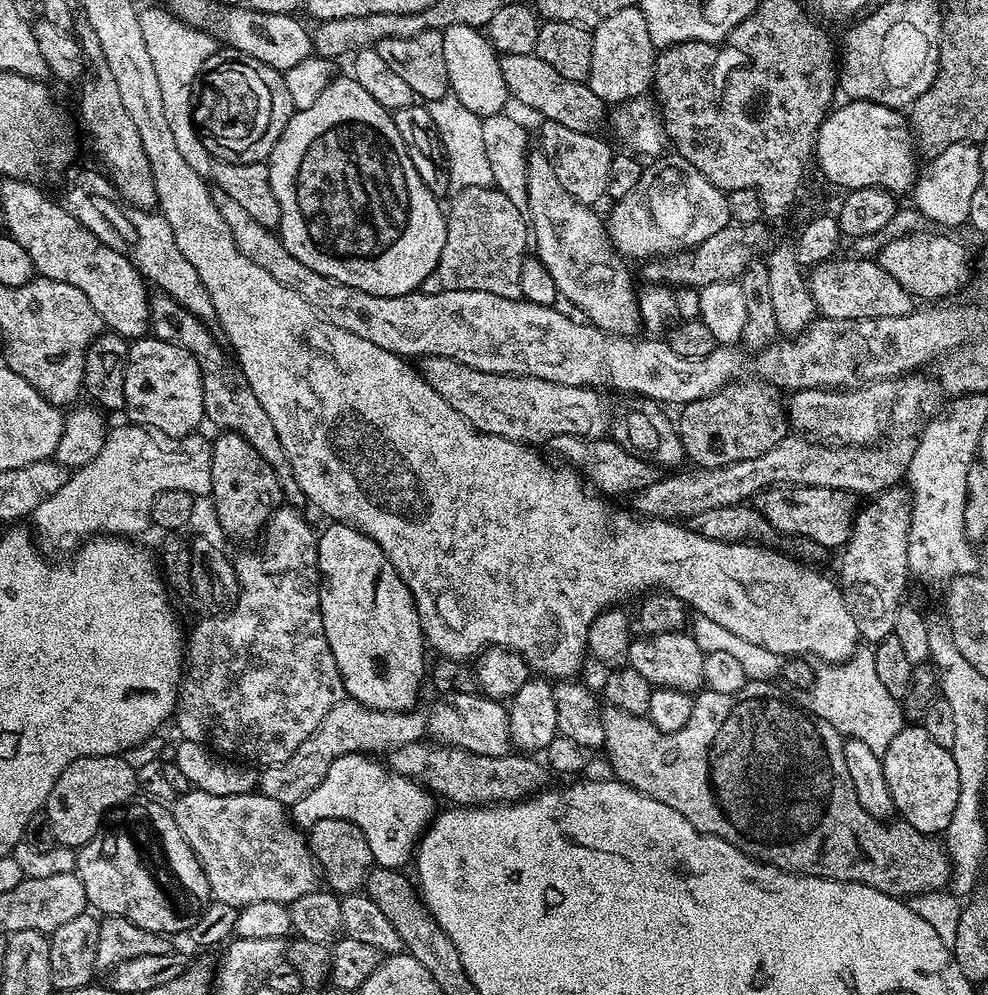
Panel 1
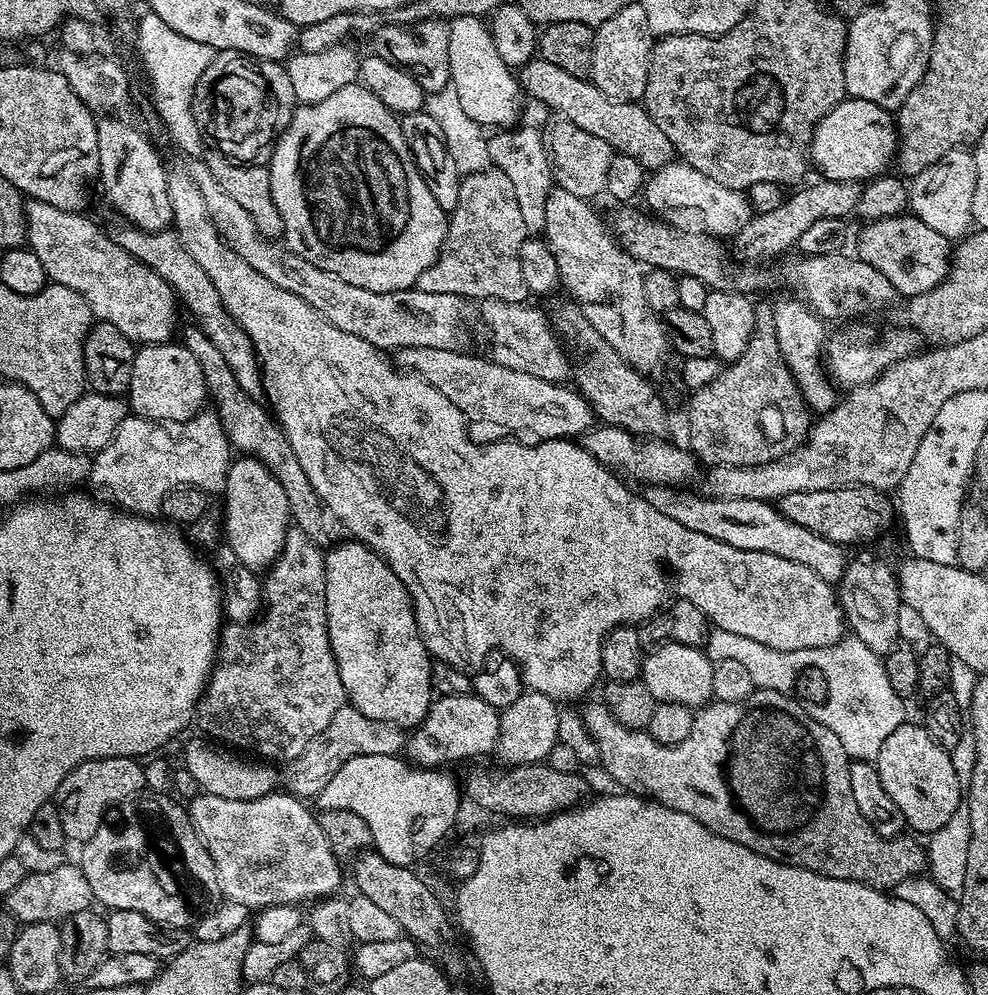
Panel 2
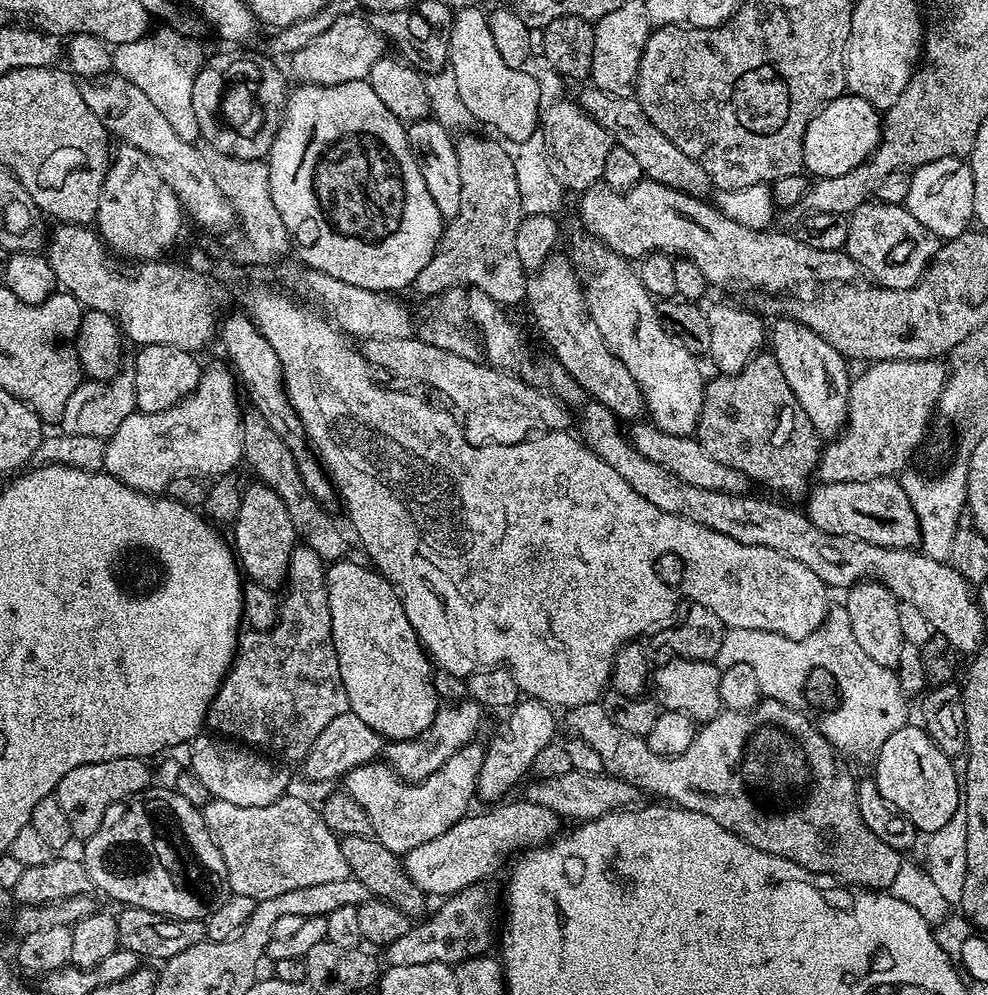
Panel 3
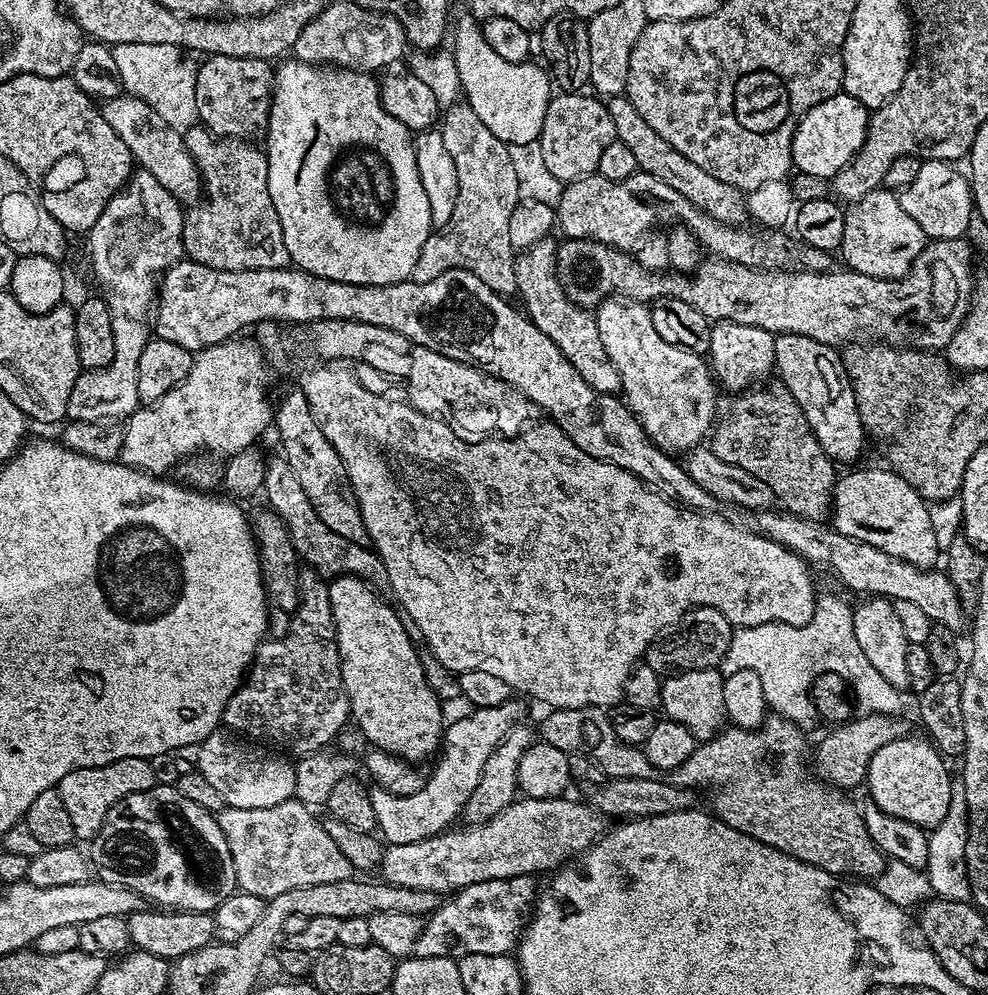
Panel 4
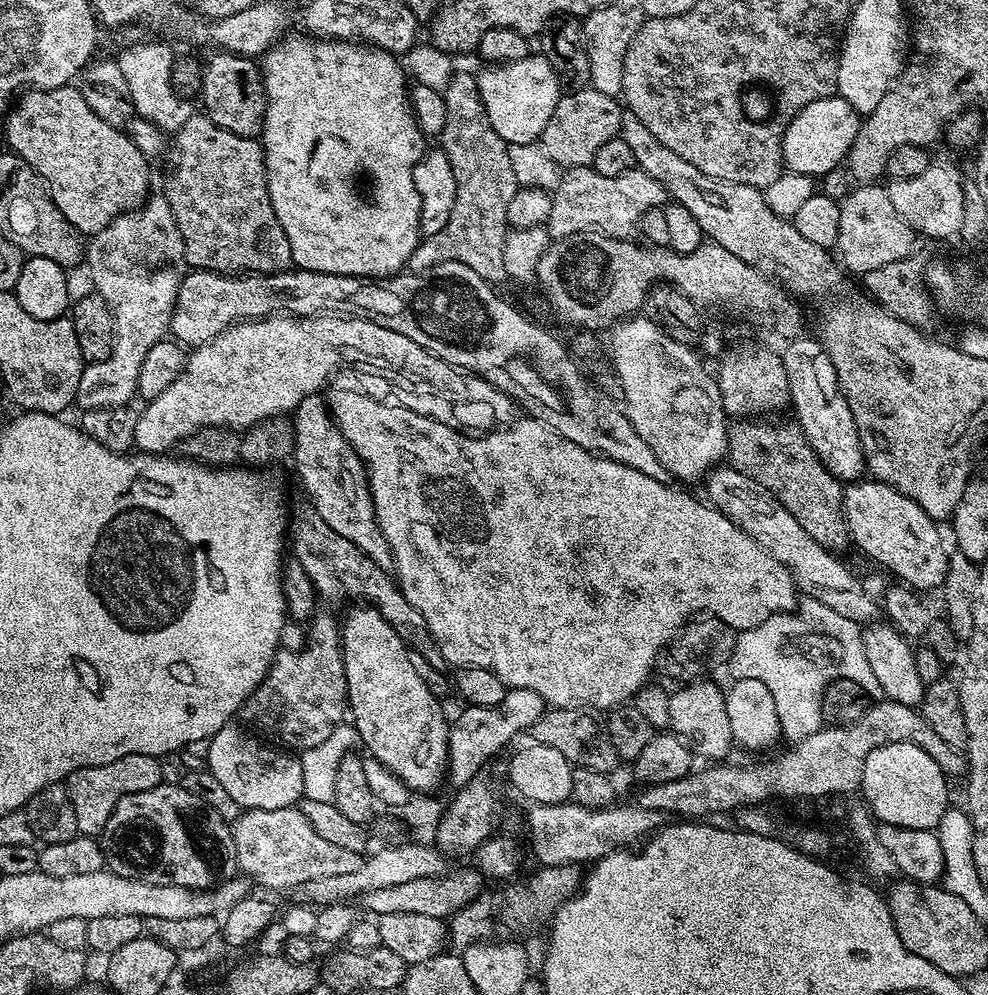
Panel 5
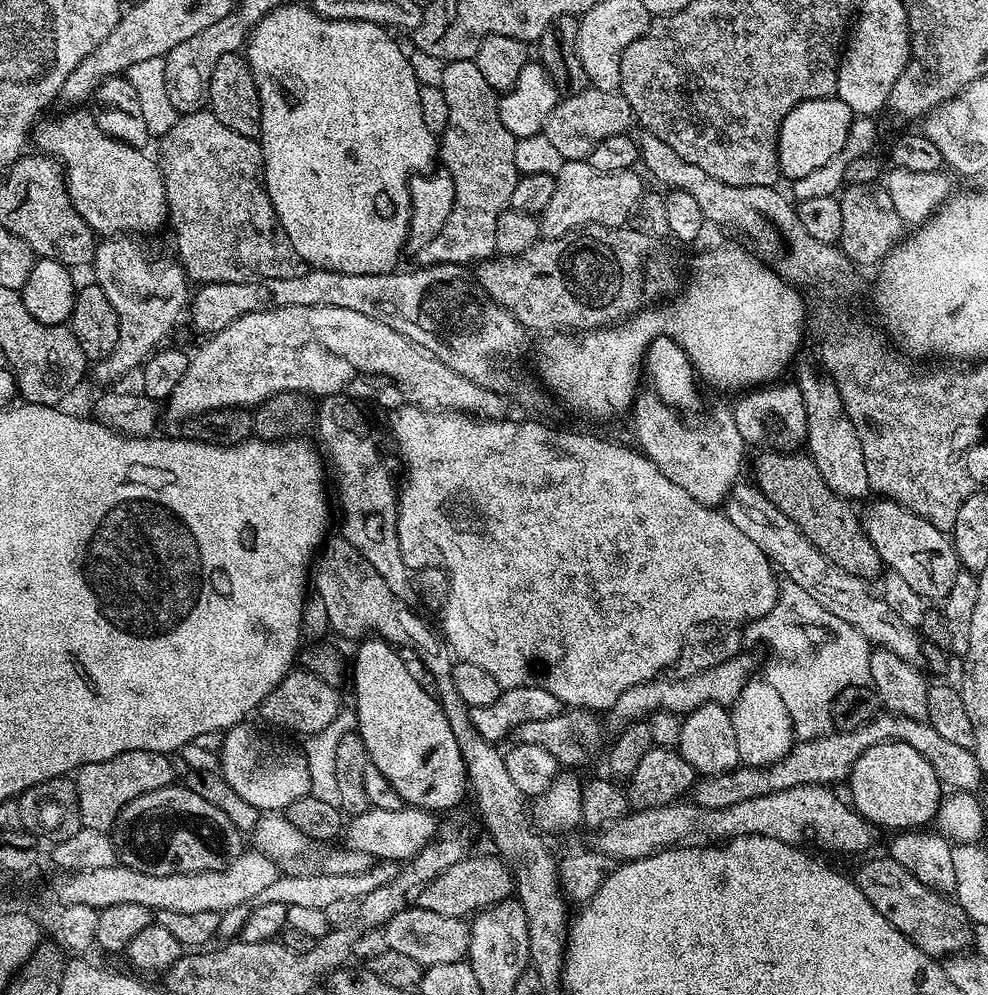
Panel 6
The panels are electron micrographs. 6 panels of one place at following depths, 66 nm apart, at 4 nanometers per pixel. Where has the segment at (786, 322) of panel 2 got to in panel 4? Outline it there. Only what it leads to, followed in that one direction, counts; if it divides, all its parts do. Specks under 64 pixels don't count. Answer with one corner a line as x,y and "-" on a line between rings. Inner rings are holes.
782,332
776,336
775,371
780,372
779,383
783,384
784,389
791,394
794,402
798,402
798,406
802,406
802,414
806,414
806,422
810,422
810,430
814,434
814,438
818,438
818,446
822,446
824,453
837,465
855,465
857,463
855,460
864,452
866,433
862,418
858,414
858,402
854,398
852,383
844,369
841,353
833,345
814,342
814,338

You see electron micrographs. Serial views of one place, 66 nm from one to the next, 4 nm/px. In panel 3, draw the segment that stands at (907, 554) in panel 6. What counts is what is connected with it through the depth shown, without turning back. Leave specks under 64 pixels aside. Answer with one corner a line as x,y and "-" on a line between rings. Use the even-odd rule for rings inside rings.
891,476
862,482
821,483
807,493
806,514
818,530
839,536
853,536
887,548
915,549
920,543
920,527
903,483

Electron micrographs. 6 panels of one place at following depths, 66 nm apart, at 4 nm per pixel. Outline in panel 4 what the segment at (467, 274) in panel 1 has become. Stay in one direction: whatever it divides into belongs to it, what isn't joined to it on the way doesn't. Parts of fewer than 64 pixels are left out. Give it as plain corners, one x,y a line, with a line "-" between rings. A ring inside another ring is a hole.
464,100
445,109
440,131
457,171
457,205
450,222
426,238
426,246
422,246
418,262
414,262
410,279
431,282
438,278
438,274
446,274
446,270
461,268
482,278
482,282
500,296
511,297
516,292
514,266
518,252
511,246
509,225
520,194
509,148
482,123

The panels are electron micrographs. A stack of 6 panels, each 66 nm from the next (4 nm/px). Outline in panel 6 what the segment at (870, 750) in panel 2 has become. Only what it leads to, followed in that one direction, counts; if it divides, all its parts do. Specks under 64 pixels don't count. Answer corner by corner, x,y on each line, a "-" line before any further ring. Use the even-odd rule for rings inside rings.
787,578
779,581
780,593
776,599
776,605
770,614
766,614
761,620
755,621
751,625
752,636
756,640
761,640
764,644
769,644
776,651
776,656
772,656
764,664
762,678
781,696
782,703
786,706
786,714
790,714
792,719
792,731
797,741
813,740
825,735
826,727
832,718
832,704
835,698
844,688
850,686
866,687
871,685
870,678
870,654
872,648
868,640
850,622
842,622
826,606
814,602
802,586
798,586
794,581

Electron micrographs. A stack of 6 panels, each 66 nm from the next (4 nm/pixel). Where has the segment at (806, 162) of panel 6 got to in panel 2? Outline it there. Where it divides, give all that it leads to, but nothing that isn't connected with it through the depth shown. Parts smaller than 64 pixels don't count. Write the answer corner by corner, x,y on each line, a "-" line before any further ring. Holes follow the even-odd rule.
846,98
818,122
812,135
810,160
823,179
867,182
893,167
897,143
896,121
889,109

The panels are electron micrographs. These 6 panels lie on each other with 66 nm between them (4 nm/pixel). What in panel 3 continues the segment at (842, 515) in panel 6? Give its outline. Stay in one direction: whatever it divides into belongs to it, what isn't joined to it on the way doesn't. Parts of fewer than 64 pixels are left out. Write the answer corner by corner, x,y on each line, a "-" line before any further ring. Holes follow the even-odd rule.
764,350
752,357
752,361
744,366
741,372
731,374
716,374
704,385
704,401
702,402
702,414
696,423
694,433
695,439
699,440
702,450
706,450
706,454
710,454
710,458
714,458
714,462
722,462
722,466
730,466
734,470
738,470
742,474
746,474
749,481
760,484
766,484
773,488
776,492
785,492
788,496
803,497
809,491
808,475
817,471
820,463
820,453
822,451
822,438
814,430
814,422
810,422
810,418
806,414
806,410
802,410
802,406
798,406
798,398
794,398
794,390
790,390
790,385
786,383
786,377
782,375
782,370
778,370
778,362
771,351

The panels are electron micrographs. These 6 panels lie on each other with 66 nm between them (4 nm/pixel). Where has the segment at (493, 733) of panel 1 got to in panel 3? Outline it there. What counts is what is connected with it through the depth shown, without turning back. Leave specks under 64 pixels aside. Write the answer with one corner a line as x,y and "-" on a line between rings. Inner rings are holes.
467,698
455,706
441,706
436,712
434,722
430,722
430,726
413,740
393,740
385,743
382,753
383,763
405,782
430,778
430,774
434,774
434,770
438,770
438,766
442,766
446,758
450,758
459,748
477,739
476,731
480,728
480,715
482,715
480,705

